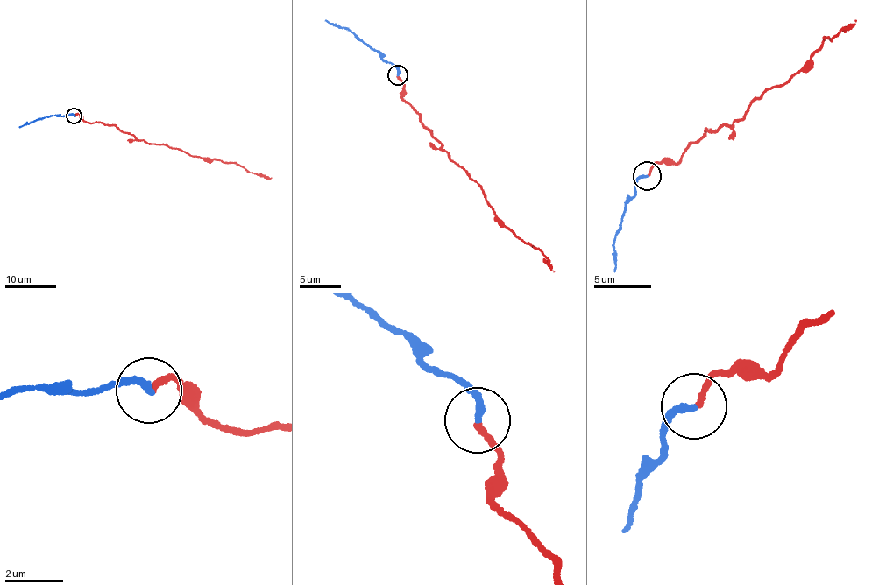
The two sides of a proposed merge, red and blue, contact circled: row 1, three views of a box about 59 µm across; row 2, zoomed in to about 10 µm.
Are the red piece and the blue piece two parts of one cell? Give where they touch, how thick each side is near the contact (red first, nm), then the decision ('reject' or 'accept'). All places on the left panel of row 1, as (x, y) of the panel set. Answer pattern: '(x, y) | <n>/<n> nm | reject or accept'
(74, 116) | 200/260 nm | reject

